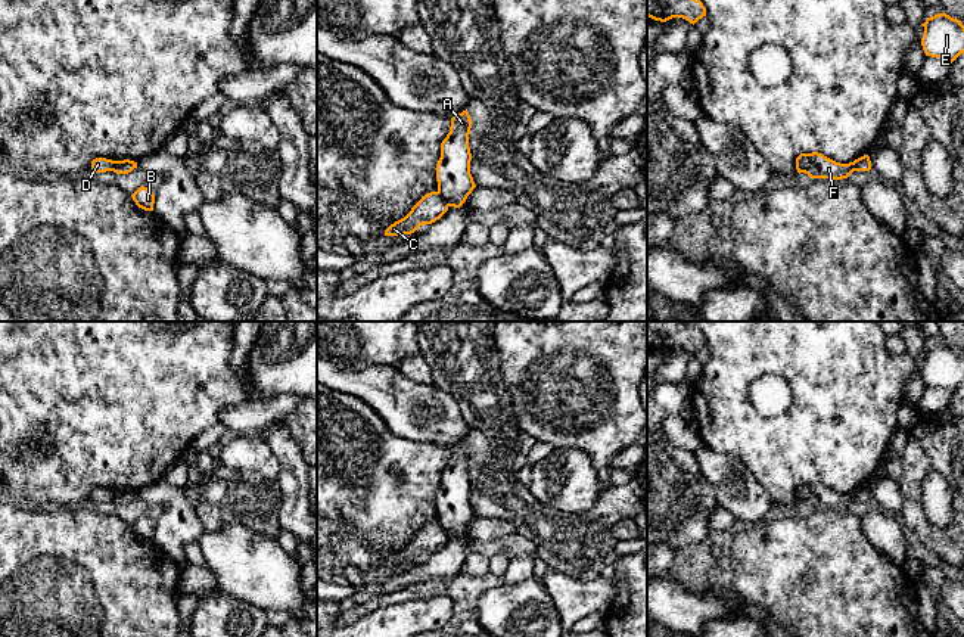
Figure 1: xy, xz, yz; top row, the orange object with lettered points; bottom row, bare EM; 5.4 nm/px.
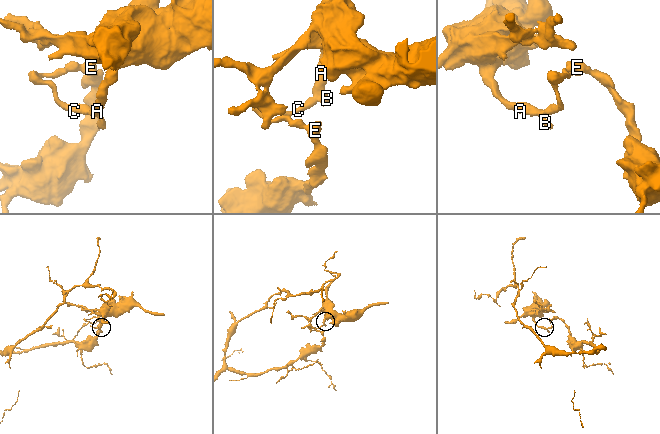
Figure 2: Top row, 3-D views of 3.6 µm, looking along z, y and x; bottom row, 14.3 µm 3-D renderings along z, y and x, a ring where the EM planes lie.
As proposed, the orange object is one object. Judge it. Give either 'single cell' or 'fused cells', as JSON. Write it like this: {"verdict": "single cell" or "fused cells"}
{"verdict": "fused cells"}

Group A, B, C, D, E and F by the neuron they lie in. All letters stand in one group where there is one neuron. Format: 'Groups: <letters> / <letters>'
Groups: A B F / C D E

